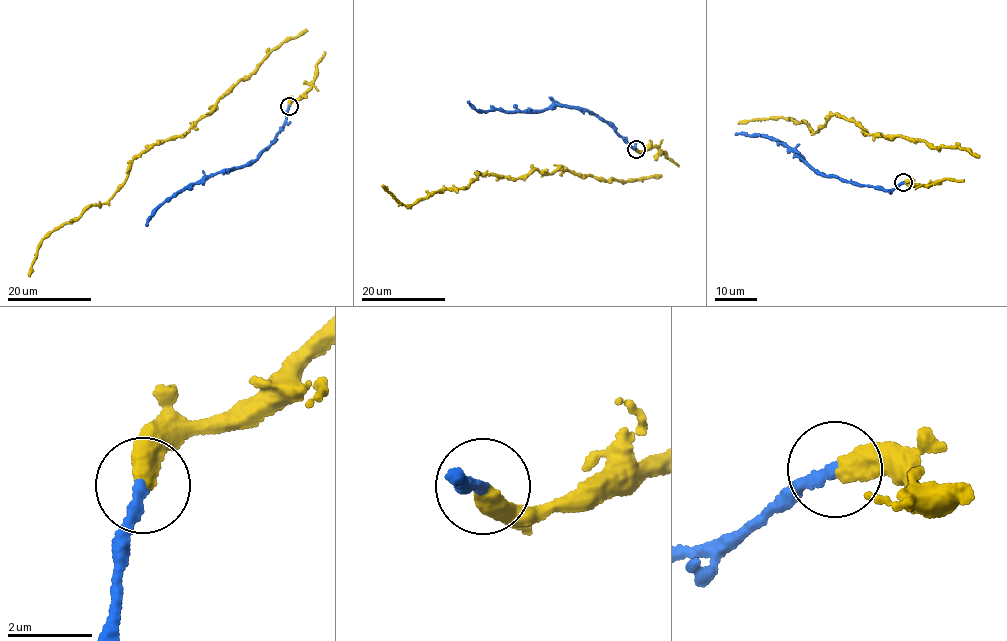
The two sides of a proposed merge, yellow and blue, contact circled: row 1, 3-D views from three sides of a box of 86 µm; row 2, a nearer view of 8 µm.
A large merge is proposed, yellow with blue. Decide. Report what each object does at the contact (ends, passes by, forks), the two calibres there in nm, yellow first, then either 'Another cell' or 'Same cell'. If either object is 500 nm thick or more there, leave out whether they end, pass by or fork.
At the ring yellow ends. At the ring blue ends. Thickness 480 nm (yellow) against 260 nm. Same cell

